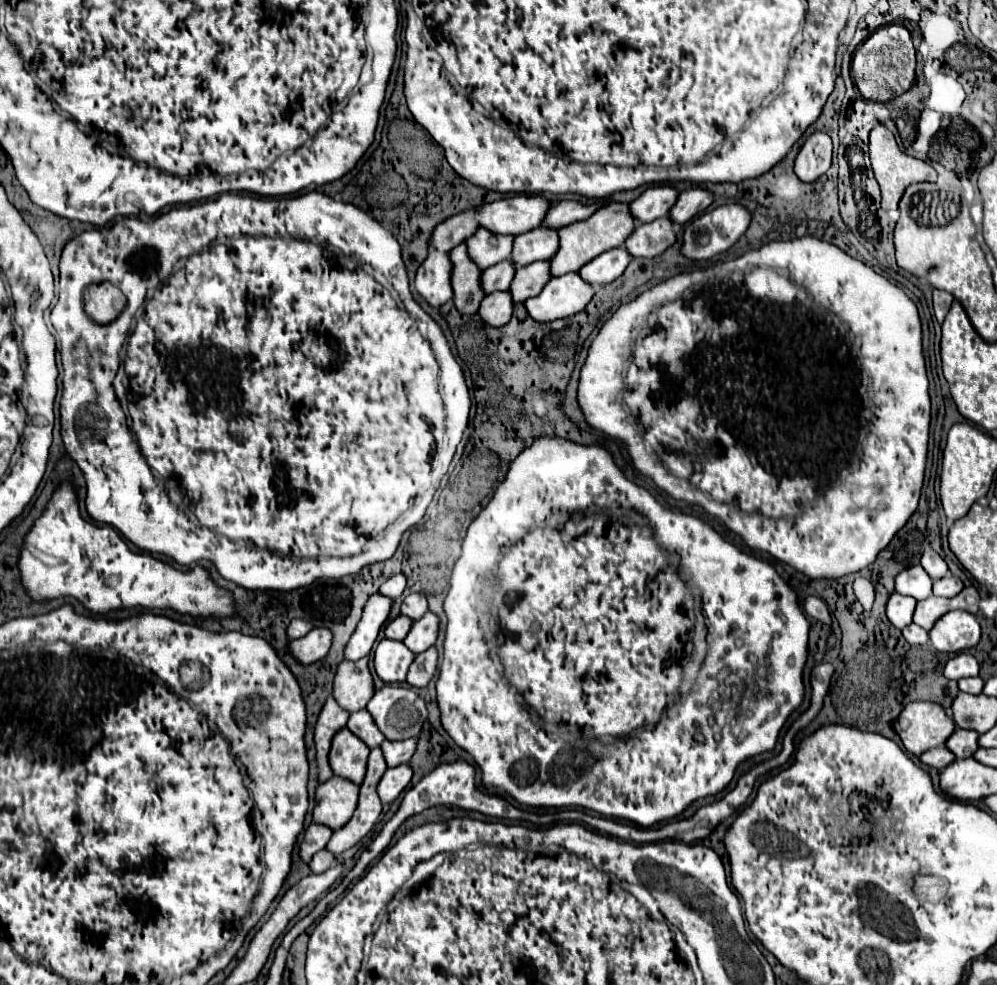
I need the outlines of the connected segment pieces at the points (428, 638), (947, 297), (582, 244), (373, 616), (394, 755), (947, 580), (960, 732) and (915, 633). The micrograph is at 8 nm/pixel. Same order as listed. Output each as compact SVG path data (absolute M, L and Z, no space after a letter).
M427 611L421 619L417 619L405 637L405 645L413 649L413 653L421 653L435 645L439 635L439 617L433 611Z
M933 289L933 311L935 311L935 317L939 323L945 319L945 315L951 307L951 301L953 301L951 293L941 291L941 289Z
M609 203L601 209L597 209L589 219L585 221L575 221L571 225L565 225L559 229L559 251L551 259L551 275L559 277L569 271L579 271L585 263L601 255L603 251L609 251L613 247L621 247L629 233L633 233L635 219L629 213L629 203Z
M375 593L369 597L369 601L363 609L363 617L345 647L345 659L357 661L371 651L381 625L387 621L387 617L391 613L391 607L393 607L393 599L389 599L381 593Z
M405 739L405 741L383 741L381 749L385 753L387 767L397 767L401 763L407 763L415 749L417 749L417 739Z
M943 577L933 583L933 595L937 595L937 597L951 599L957 593L961 593L961 589L963 589L963 581L959 577Z
M955 729L955 733L947 739L947 747L957 755L957 759L965 759L965 757L971 757L979 743L979 733L973 731L973 729Z
M911 623L903 629L903 637L907 639L909 645L925 645L929 641L929 633L915 623Z

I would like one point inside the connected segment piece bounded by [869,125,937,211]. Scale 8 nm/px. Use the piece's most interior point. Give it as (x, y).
(895, 171)

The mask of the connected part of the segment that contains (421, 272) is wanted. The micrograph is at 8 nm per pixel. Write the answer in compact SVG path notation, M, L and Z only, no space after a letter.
M431 249L429 257L423 261L423 265L417 269L415 275L415 287L429 305L439 307L453 299L449 273L453 273L449 251L441 253L437 249Z

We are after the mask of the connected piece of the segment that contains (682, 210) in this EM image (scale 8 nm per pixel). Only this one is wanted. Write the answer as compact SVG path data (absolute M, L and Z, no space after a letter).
M687 189L687 191L681 191L679 193L679 199L677 203L673 205L673 209L669 211L669 217L683 225L687 221L691 221L695 215L703 213L709 205L713 203L713 193L707 191L707 189Z

